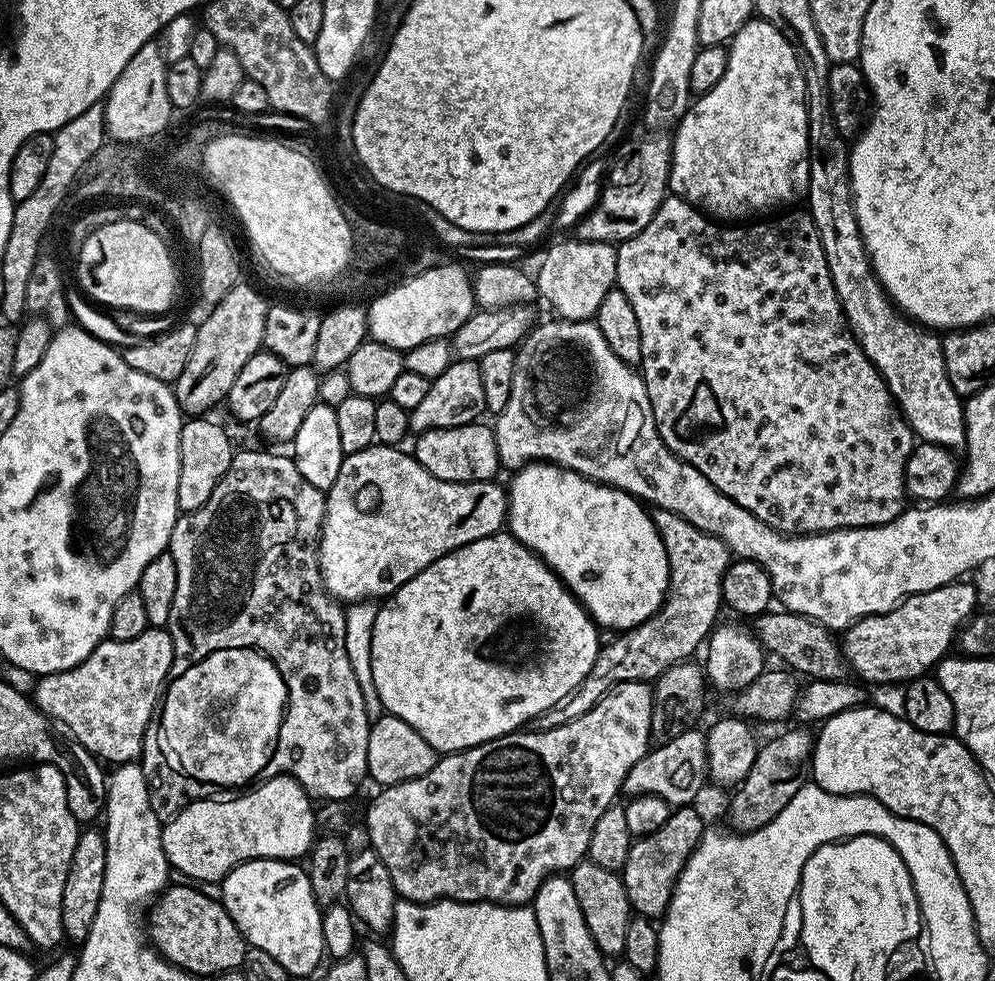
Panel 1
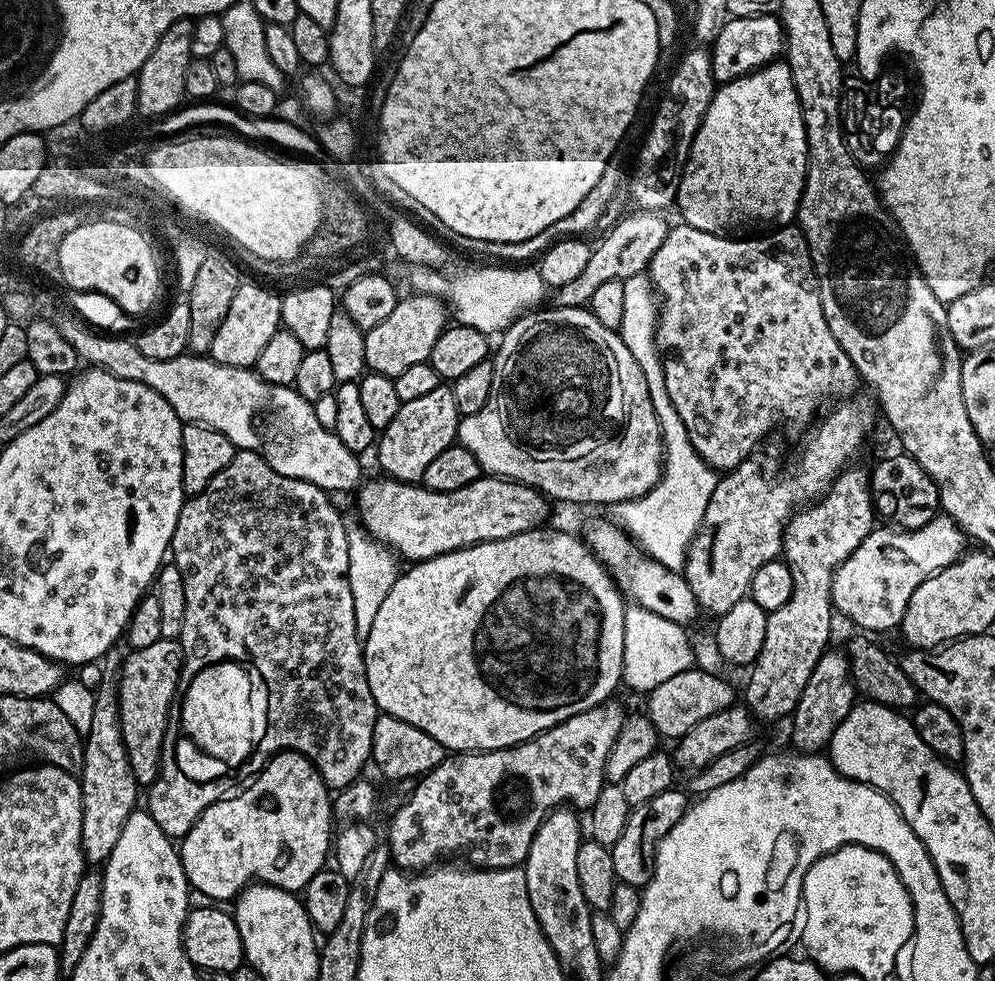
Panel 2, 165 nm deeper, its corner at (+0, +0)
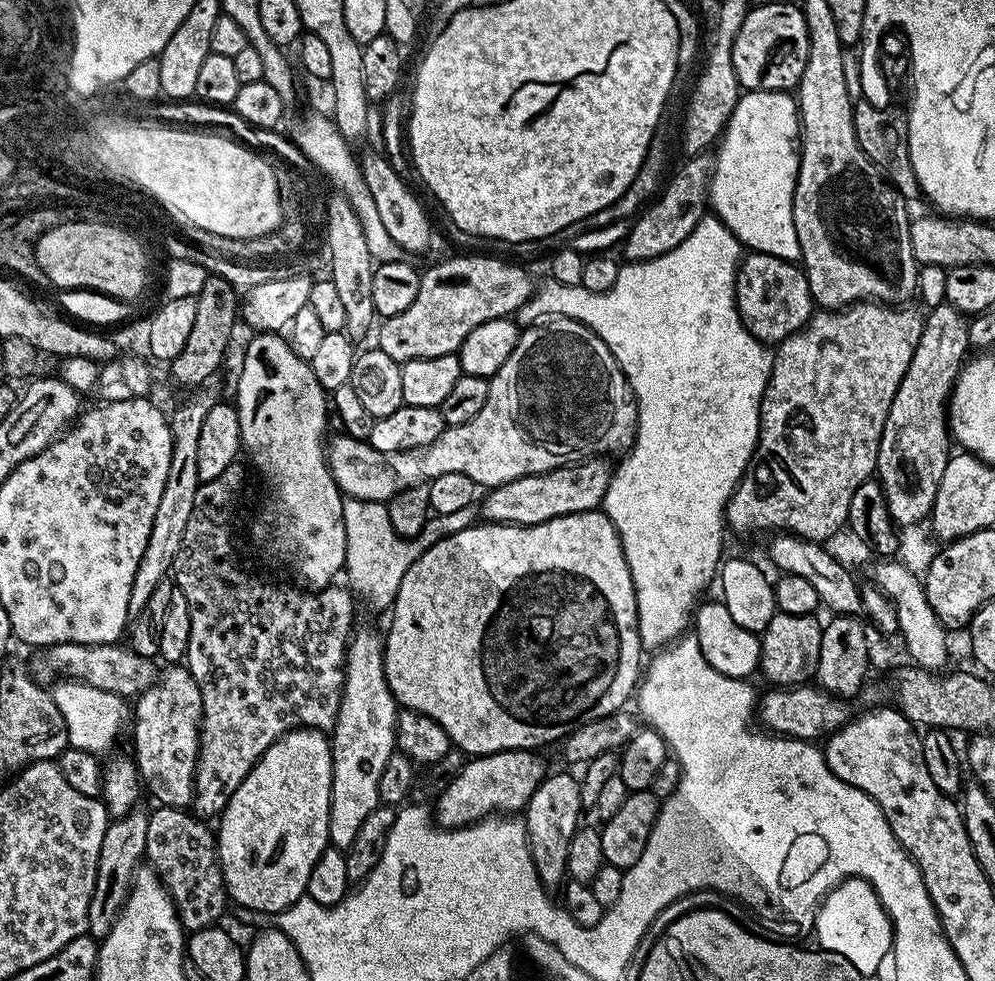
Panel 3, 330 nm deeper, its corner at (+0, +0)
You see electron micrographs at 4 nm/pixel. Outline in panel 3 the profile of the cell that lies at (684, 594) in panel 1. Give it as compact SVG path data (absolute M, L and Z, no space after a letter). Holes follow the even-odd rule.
M853 302L843 310L820 310L813 315L812 319L809 320L800 331L795 332L794 335L787 336L786 339L780 341L772 357L772 373L770 374L768 385L764 391L764 401L760 404L760 443L756 445L756 453L752 455L752 461L749 462L748 468L744 471L744 477L736 484L736 489L732 492L731 498L728 499L726 524L731 531L732 528L736 532L756 532L759 528L776 528L772 530L787 530L791 535L799 536L801 540L828 542L828 539L830 539L840 527L843 529L845 525L847 525L850 498L854 498L854 490L858 490L858 486L862 486L866 481L873 479L876 471L876 459L878 458L878 442L882 438L882 430L884 429L884 423L886 422L886 414L890 410L890 402L894 398L894 394L898 390L898 386L902 382L902 378L910 366L910 358L914 354L914 350L922 338L925 313L923 311L919 312L918 309L912 307L913 306L885 306L879 302Z

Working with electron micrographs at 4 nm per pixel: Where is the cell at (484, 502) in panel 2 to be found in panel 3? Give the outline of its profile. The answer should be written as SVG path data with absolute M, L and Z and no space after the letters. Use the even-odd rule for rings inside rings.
M589 458L583 462L574 464L566 464L562 468L555 468L549 472L542 474L534 474L533 476L523 476L514 482L506 482L499 484L497 488L491 489L487 493L488 496L479 505L478 512L485 521L494 524L541 524L542 522L550 522L554 518L562 518L570 514L578 514L579 512L595 512L604 503L604 495L610 486L610 478L614 471L613 465L607 464L604 458Z

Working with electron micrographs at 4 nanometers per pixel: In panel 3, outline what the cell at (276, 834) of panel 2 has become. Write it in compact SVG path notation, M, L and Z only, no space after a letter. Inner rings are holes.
M293 730L285 732L260 755L256 765L249 770L246 778L234 790L234 794L228 799L228 805L218 817L220 829L215 829L216 857L220 859L220 869L224 879L224 888L227 890L231 903L241 904L252 912L273 912L279 914L285 912L294 902L298 902L308 891L310 882L310 870L314 870L314 862L322 854L322 850L329 847L328 842L328 819L330 818L330 790L332 789L332 746L329 737L320 730Z

